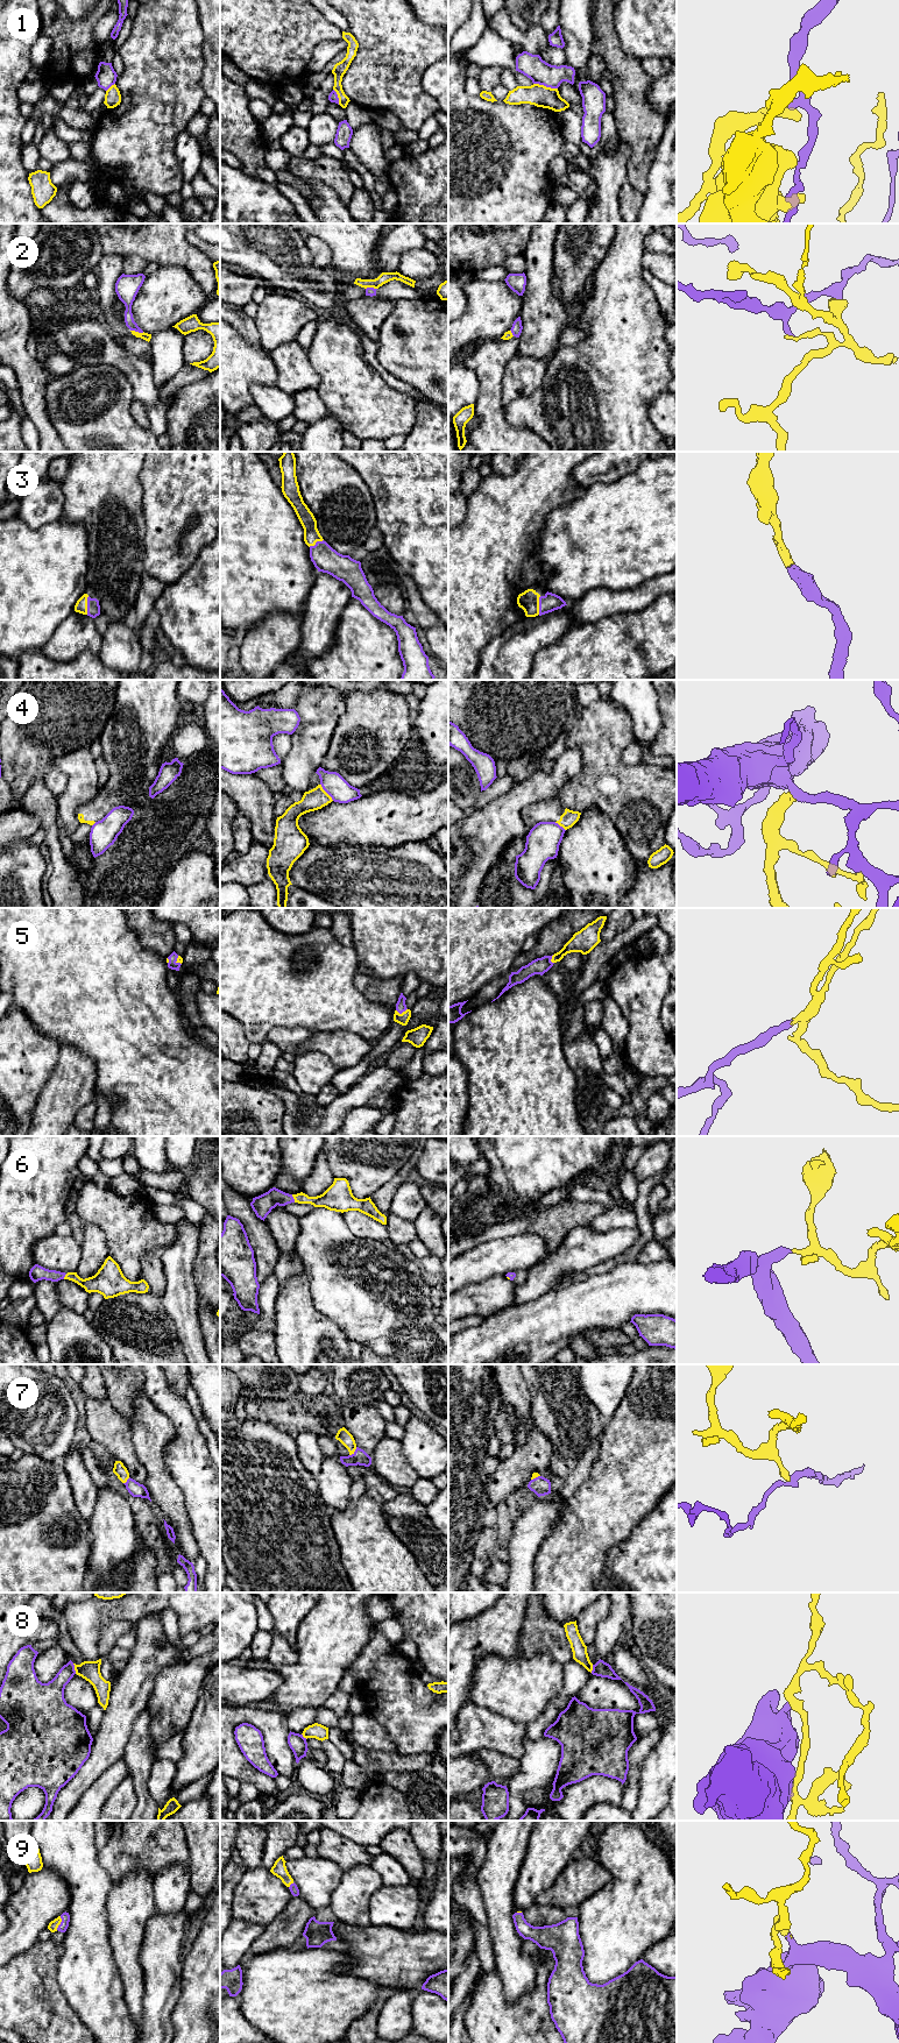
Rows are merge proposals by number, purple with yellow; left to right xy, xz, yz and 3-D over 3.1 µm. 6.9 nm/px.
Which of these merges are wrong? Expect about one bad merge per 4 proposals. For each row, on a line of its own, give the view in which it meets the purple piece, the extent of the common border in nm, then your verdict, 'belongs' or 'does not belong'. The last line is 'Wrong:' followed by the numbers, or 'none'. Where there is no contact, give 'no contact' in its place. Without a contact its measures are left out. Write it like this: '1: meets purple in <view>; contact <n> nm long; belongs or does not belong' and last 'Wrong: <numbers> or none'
1: meets purple in yz; contact 170 nm long; does not belong
2: meets purple in xy; contact 100 nm long; does not belong
3: meets purple in xy; contact 130 nm long; belongs
4: meets purple in xz; contact 150 nm long; does not belong
5: meets purple in xz; contact 80 nm long; belongs
6: meets purple in xz; contact 60 nm long; belongs
7: meets purple in xz; contact 80 nm long; does not belong
8: meets purple in xy; contact 80 nm long; does not belong
9: meets purple in xy; contact 100 nm long; belongs
Wrong: 1, 2, 4, 7, 8

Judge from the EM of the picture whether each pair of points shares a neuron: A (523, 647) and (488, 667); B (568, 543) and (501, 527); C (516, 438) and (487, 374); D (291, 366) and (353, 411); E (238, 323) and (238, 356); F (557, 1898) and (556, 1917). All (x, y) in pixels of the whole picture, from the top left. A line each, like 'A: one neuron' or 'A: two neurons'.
A: one neuron
B: two neurons
C: one neuron
D: two neurons
E: two neurons
F: two neurons

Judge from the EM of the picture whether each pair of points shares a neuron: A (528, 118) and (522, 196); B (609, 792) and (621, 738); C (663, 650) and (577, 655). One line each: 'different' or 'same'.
A: same
B: same
C: same

